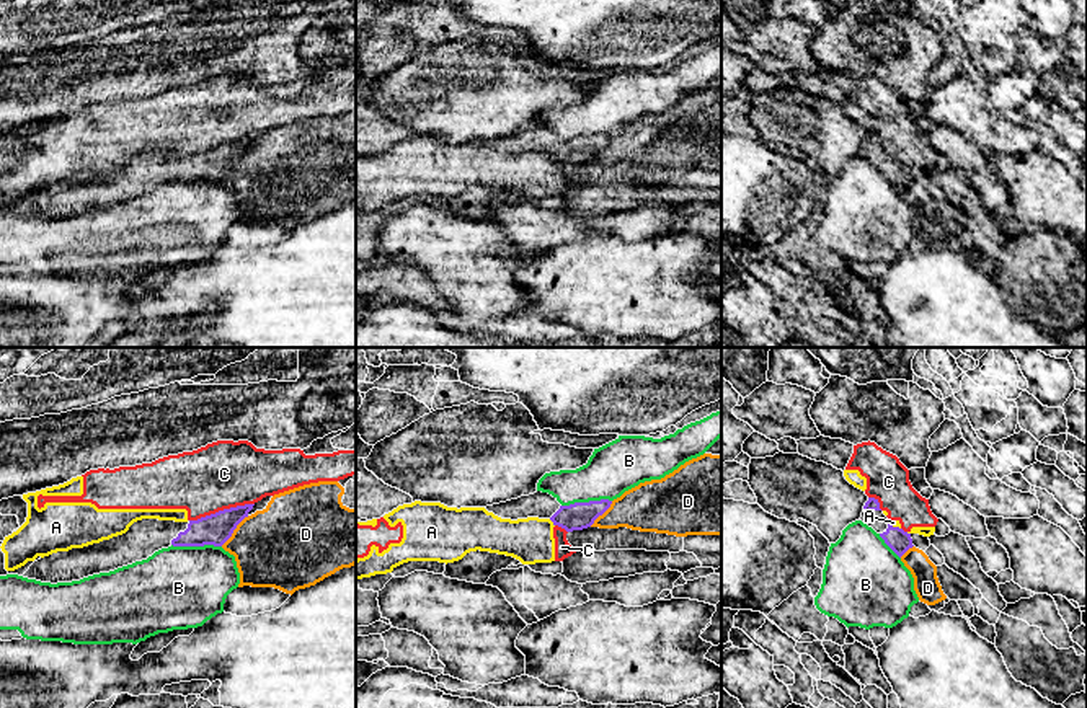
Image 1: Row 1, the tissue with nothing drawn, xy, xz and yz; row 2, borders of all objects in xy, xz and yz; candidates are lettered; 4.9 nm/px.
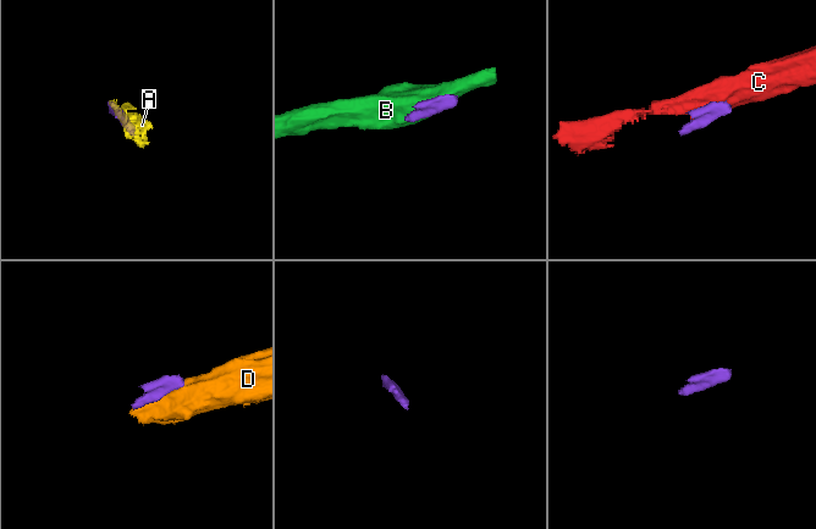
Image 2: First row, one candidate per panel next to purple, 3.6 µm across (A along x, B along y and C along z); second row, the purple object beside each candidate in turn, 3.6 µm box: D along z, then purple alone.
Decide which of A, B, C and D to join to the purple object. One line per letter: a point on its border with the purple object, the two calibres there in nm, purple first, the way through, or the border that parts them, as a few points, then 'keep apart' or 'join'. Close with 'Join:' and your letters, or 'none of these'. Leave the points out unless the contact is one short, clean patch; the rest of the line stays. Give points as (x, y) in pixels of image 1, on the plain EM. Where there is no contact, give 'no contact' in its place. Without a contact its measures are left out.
A: contact xz (552, 155); calibres 140 and 220 nm; border xz (549, 154), (554, 160); keep apart
B: contact xy (196, 180); calibres 160 and 420 nm; keep apart
C: contact xy (221, 146); calibres 160 and 320 nm; keep apart
D: contact xy (234, 163); calibres 160 and 400 nm; keep apart
Join: none of these

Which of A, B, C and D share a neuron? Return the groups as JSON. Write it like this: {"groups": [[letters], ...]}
{"groups": [["A", "C"], ["B"], ["D"]]}

